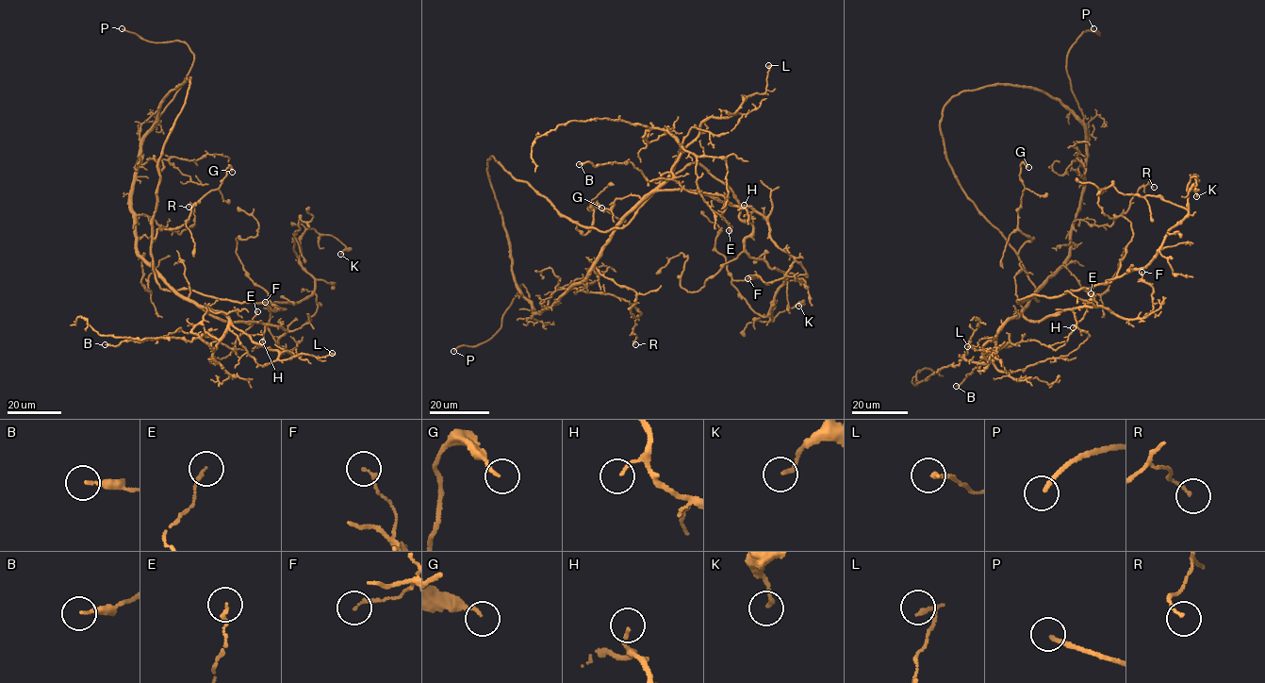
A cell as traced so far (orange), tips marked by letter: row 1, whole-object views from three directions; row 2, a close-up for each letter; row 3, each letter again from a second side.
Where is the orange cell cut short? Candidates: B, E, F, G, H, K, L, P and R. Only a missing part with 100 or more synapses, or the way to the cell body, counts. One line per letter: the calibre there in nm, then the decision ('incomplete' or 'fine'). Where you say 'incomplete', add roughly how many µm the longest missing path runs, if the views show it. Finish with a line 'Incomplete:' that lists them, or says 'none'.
B: 160 nm | fine
E: 130 nm | fine
F: 140 nm | fine
G: 140 nm | fine
H: 100 nm | fine
K: 170 nm | fine
L: 200 nm | fine
P: 180 nm | incomplete | 10 µm
R: 120 nm | fine
Incomplete: P

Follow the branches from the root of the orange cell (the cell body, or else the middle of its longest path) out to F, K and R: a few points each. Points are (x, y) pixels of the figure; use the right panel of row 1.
F: (942, 113), (965, 91), (1010, 85), (1084, 126), (1070, 257), (1026, 319), (1087, 306), (1143, 318), (1141, 272)
K: (942, 113), (955, 177), (1035, 287), (1039, 300), (1018, 303), (1147, 266), (1188, 213), (1195, 176), (1196, 196)
R: (942, 113), (961, 91), (998, 84), (1059, 100), (1086, 139), (1074, 222), (1110, 225), (1139, 189), (1154, 187)

